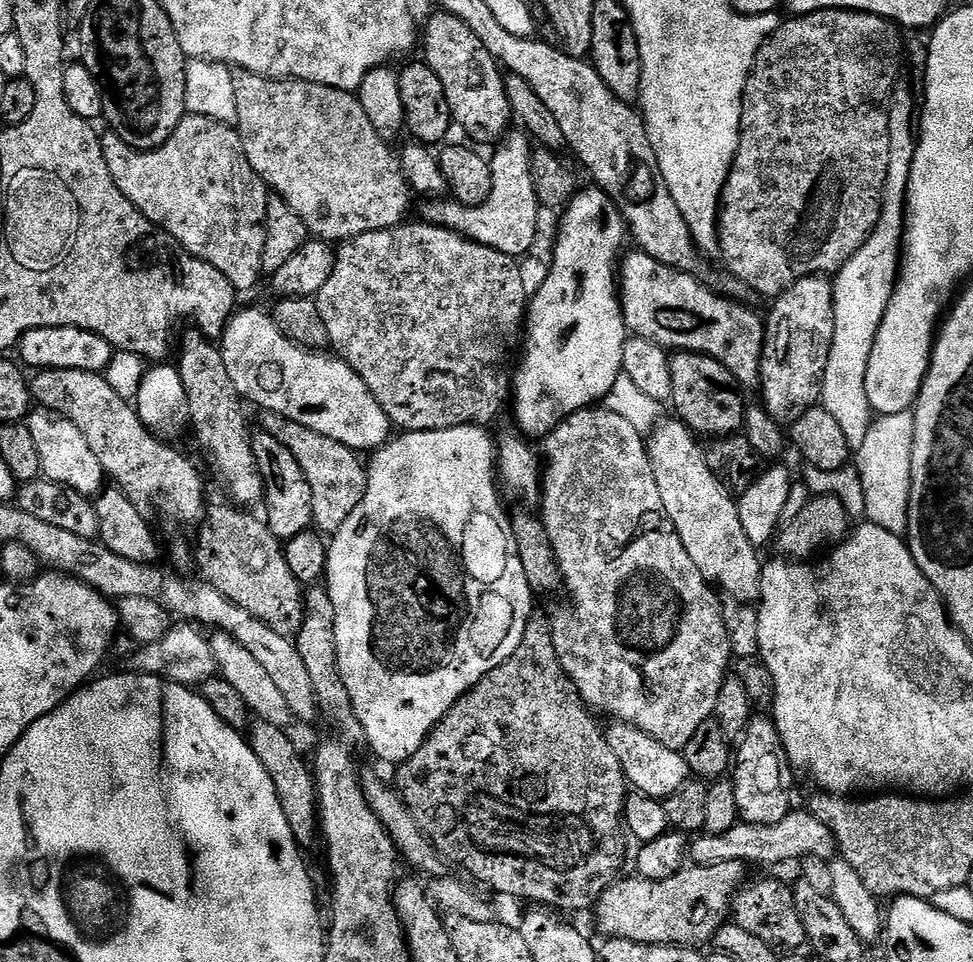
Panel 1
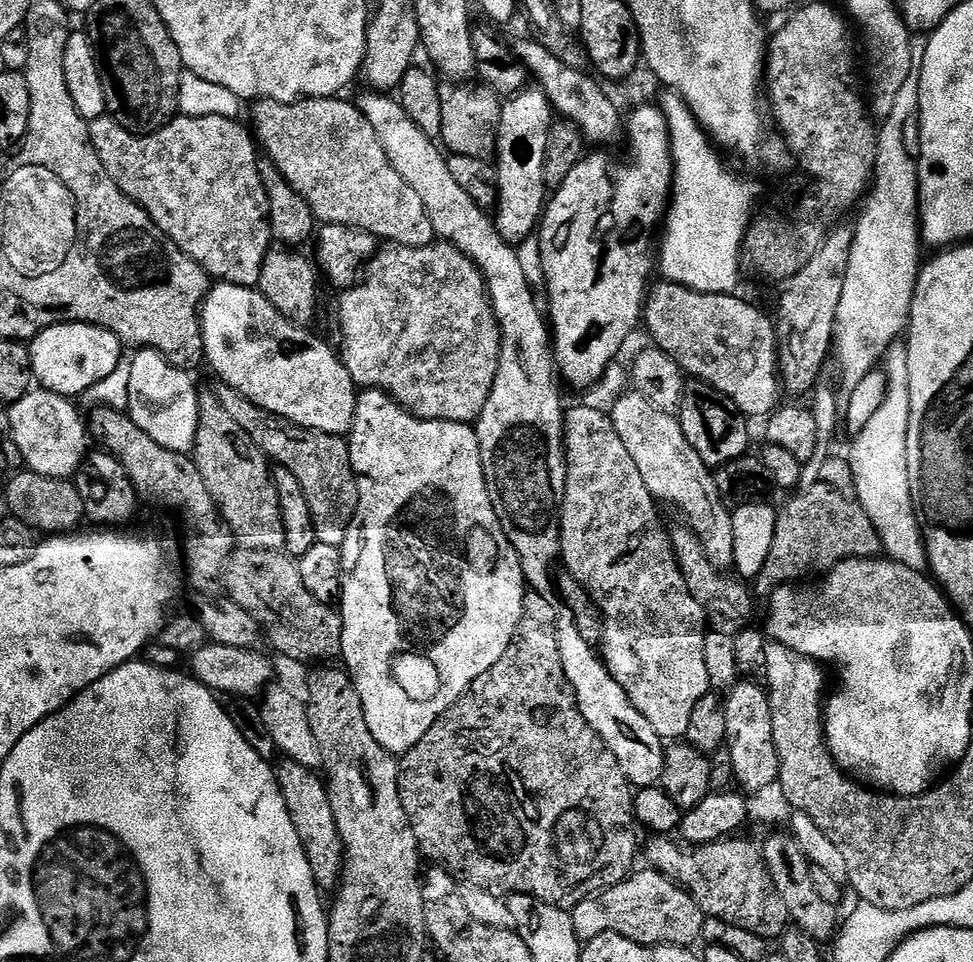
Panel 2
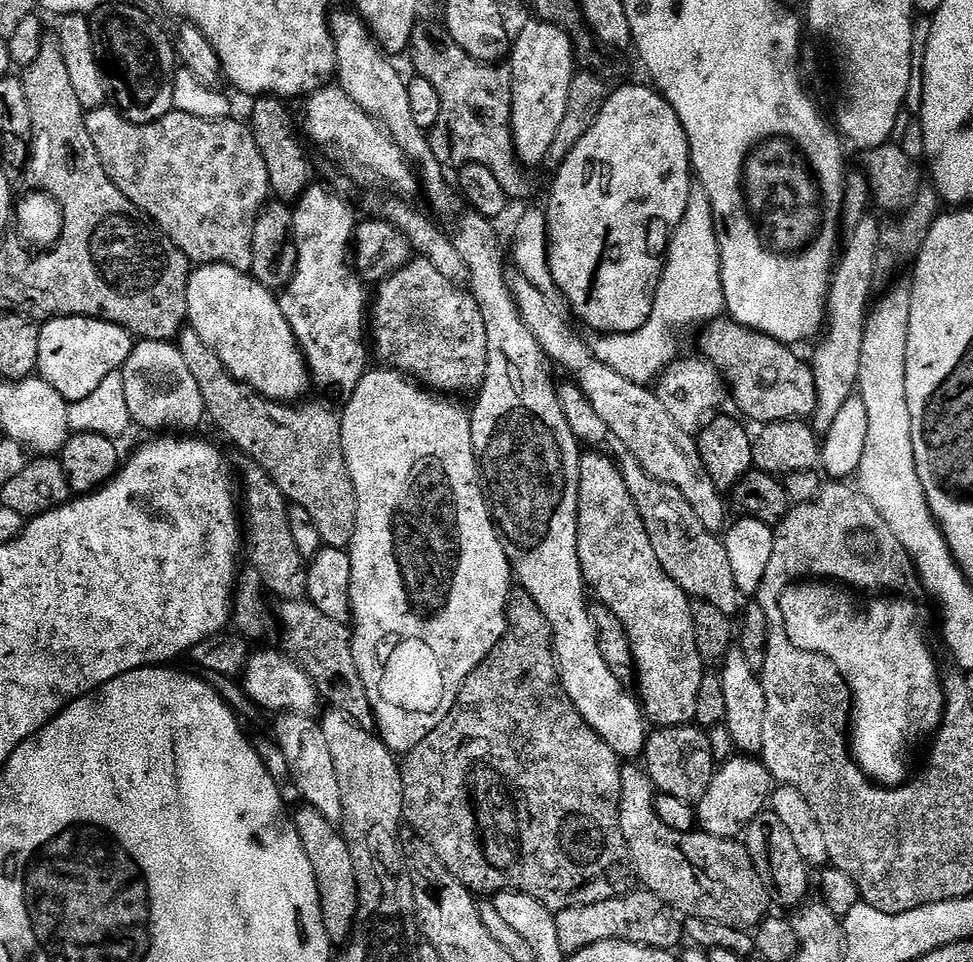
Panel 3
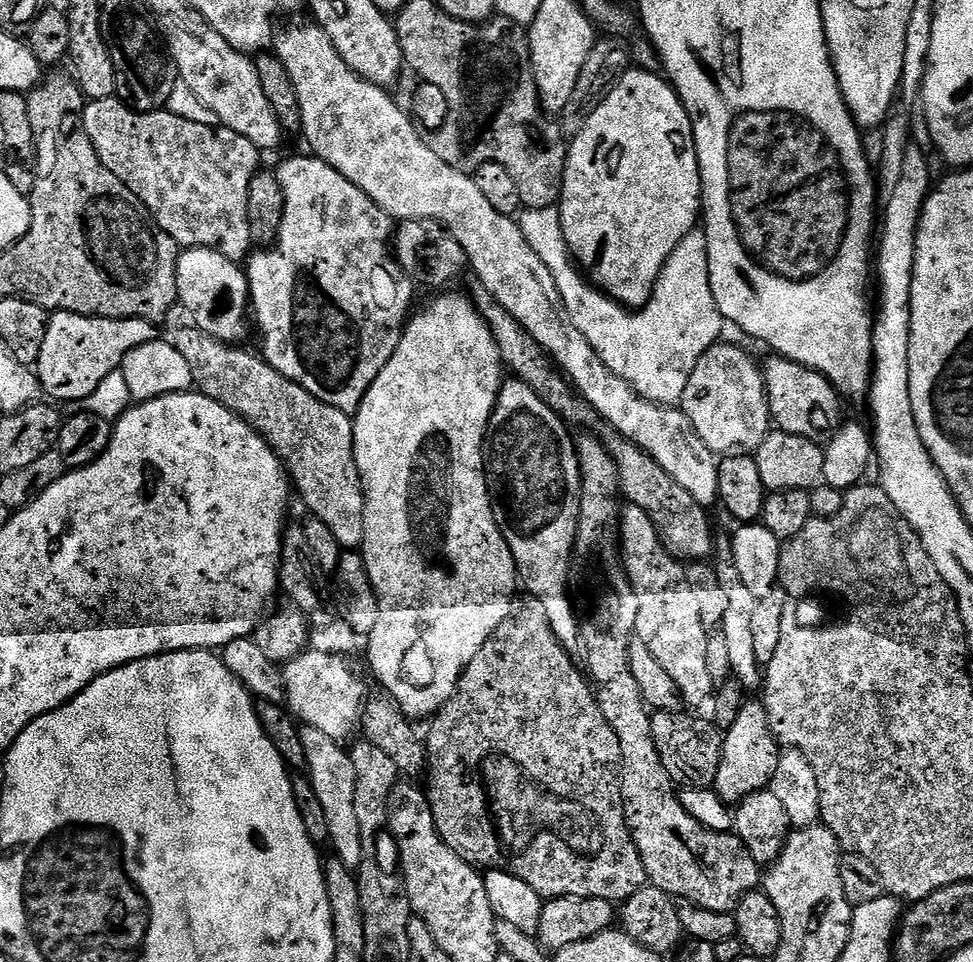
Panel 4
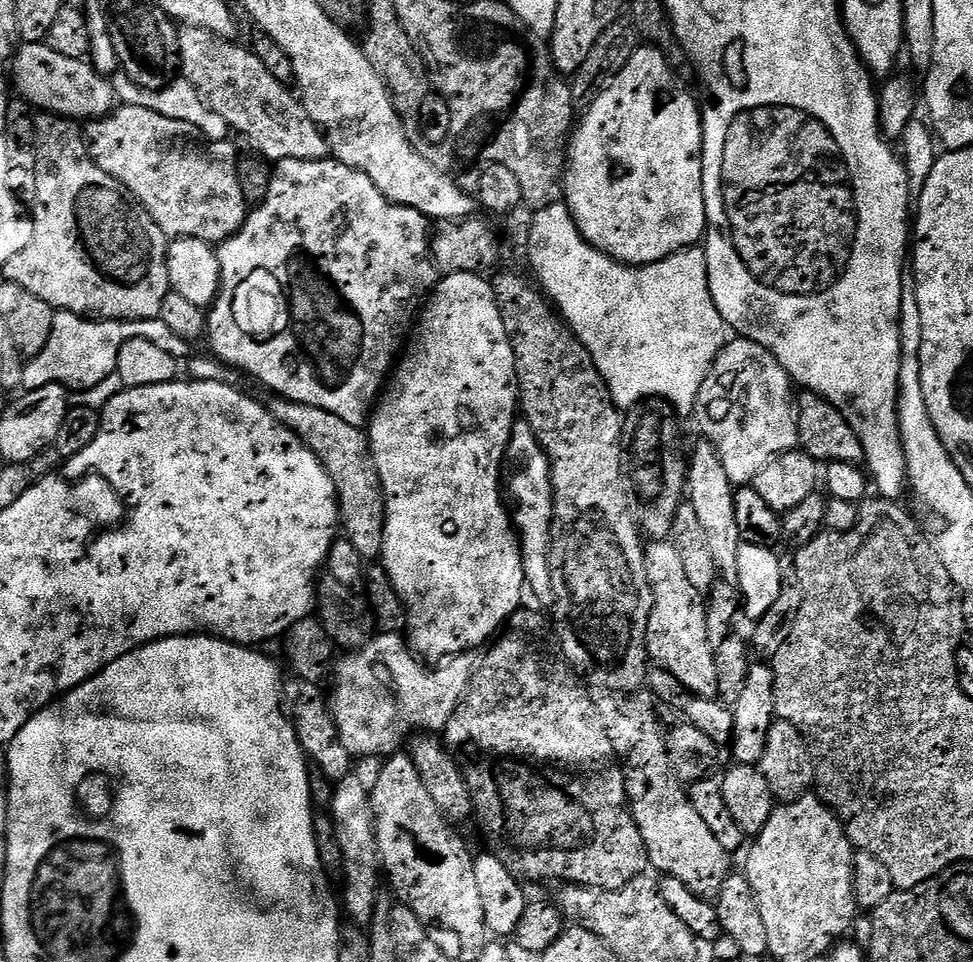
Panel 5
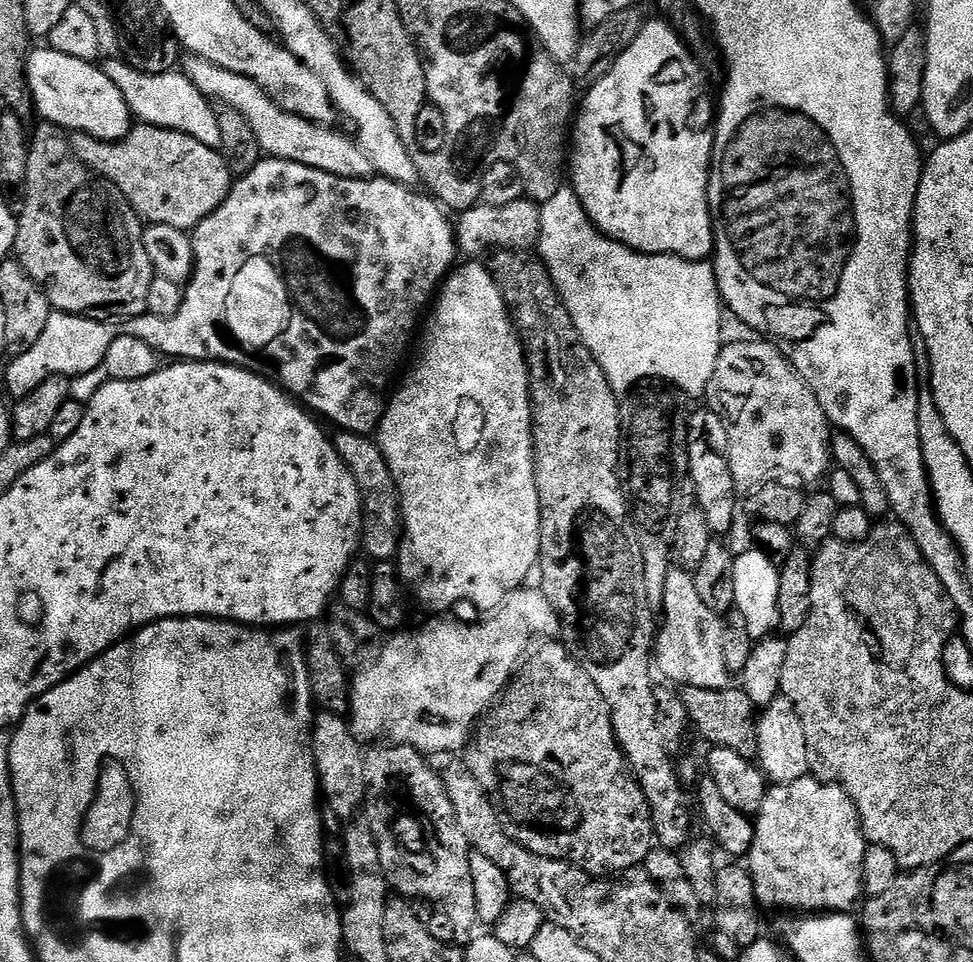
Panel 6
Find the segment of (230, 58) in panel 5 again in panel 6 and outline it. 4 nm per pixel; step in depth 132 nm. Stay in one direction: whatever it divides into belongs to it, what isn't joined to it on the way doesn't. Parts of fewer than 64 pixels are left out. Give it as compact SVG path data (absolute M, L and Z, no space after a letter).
M189 55L183 61L182 71L209 101L224 108L238 110L238 114L242 114L250 122L256 140L260 143L261 153L351 180L371 180L377 175L374 162L370 162L368 155L351 135L339 136L338 133L331 132L331 127L314 124L306 118L295 116L293 112L285 112L262 86L258 86L256 80L234 74L206 58L194 55Z

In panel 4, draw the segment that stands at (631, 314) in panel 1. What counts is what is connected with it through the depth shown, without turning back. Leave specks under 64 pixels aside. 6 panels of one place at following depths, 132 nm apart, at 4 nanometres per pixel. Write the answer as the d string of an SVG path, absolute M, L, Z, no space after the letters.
M772 354L769 357L768 361L763 361L762 371L764 373L764 392L768 395L768 415L771 423L779 431L798 434L802 438L810 438L817 442L831 440L833 430L839 428L842 423L841 397L838 395L837 389L832 387L832 383L822 373L815 372L812 368L802 366L793 360L787 360L785 356Z

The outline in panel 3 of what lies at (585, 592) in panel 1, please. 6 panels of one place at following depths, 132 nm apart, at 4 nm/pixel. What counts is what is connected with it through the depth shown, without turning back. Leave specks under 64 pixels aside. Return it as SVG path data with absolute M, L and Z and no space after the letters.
M588 450L580 457L580 489L578 490L578 558L580 559L580 569L584 571L584 583L593 593L600 595L599 603L603 607L609 608L615 616L624 624L626 634L630 638L630 646L634 650L634 662L636 663L636 674L638 685L640 684L639 695L642 697L642 707L647 719L654 722L653 725L661 728L683 728L691 725L696 718L698 710L698 698L702 686L706 682L704 668L706 662L700 656L698 642L696 641L696 622L694 619L694 604L688 593L683 592L678 582L674 582L664 573L658 558L654 554L654 546L650 542L650 534L646 534L646 526L638 514L638 506L634 504L634 498L630 490L626 488L626 482L620 473L619 463L611 455L600 450Z

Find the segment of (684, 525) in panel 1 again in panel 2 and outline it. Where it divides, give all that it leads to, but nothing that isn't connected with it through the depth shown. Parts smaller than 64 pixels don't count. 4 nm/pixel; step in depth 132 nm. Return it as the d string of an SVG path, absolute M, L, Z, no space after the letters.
M629 390L612 405L610 409L612 425L617 434L622 438L626 450L630 450L630 458L634 458L634 466L638 466L638 474L642 474L642 482L659 501L669 500L676 508L684 511L687 527L698 534L698 538L704 543L706 554L710 562L714 562L716 568L721 570L731 569L734 565L734 526L732 525L732 512L729 505L720 498L720 492L716 488L716 477L713 469L702 462L702 458L686 442L686 434L682 434L682 426L679 419L672 412L663 412L654 402L650 402L635 390Z

